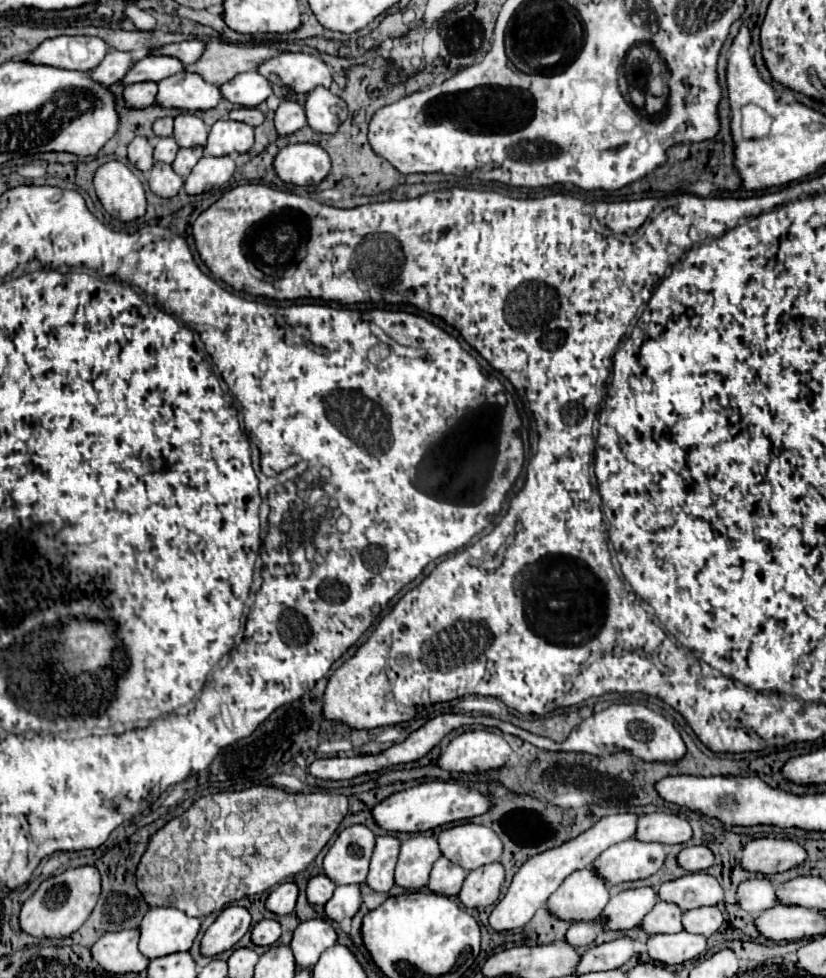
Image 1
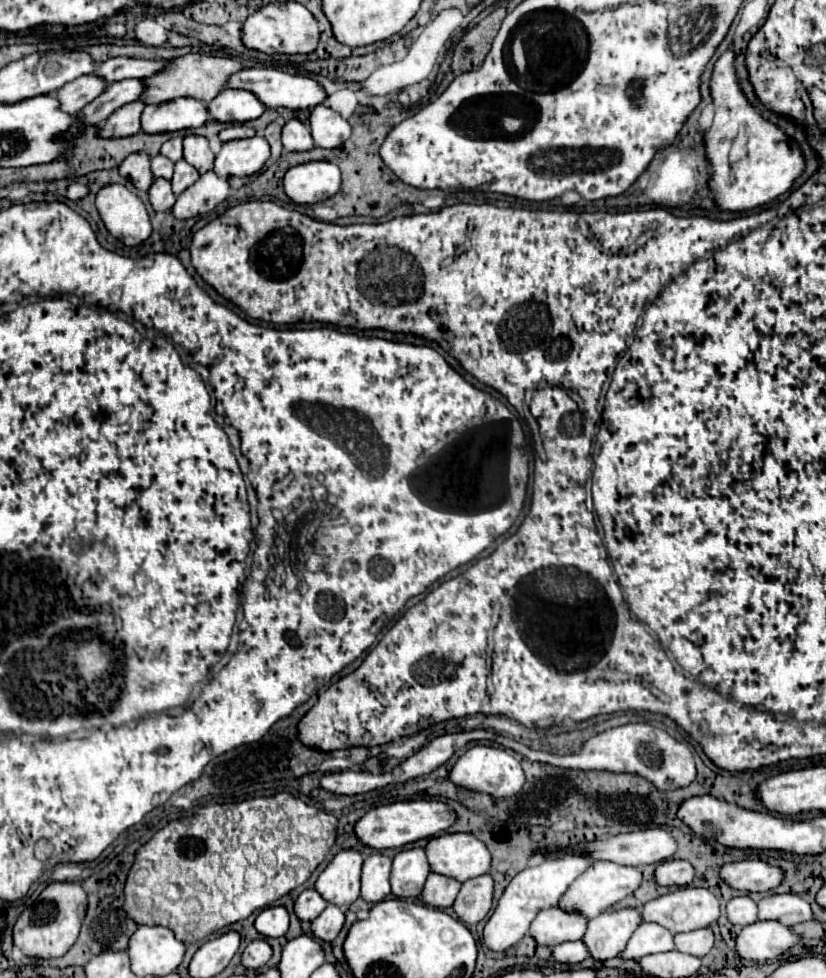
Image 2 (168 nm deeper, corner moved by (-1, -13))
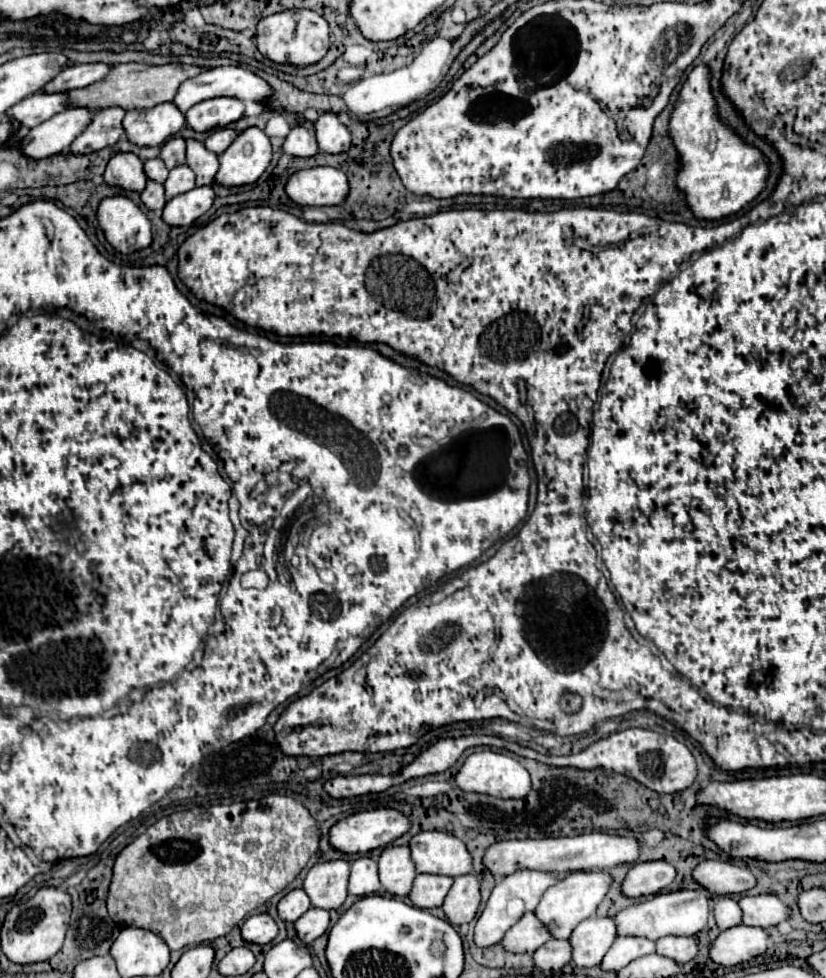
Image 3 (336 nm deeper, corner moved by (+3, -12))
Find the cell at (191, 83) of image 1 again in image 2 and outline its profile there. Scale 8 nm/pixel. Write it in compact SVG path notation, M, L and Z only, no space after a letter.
M175 98L161 104L149 104L143 110L141 130L175 132L183 128L197 128L209 120L209 108L197 98Z

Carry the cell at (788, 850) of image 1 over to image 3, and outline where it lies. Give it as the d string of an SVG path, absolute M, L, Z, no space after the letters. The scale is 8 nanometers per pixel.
M713 859L701 861L693 869L691 877L713 895L745 893L755 887L755 877L747 867L737 867L733 863Z

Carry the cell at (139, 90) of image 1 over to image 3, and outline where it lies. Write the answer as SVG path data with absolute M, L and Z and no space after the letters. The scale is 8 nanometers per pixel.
M115 107L95 111L93 117L91 117L91 123L69 145L67 153L87 155L87 153L101 151L105 147L115 145L121 139L121 135L123 135L123 127L121 127L123 115L125 115L125 111L123 109L115 109Z

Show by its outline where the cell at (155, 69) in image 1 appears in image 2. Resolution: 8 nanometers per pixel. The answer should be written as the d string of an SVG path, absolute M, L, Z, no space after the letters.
M129 78L123 82L111 82L107 86L107 90L99 98L95 98L95 102L91 102L91 106L83 108L79 122L83 122L83 126L101 124L123 104L139 100L145 94L145 90L147 90L147 82L143 78Z

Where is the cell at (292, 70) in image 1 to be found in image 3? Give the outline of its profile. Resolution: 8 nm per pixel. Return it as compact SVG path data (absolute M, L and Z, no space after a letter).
M217 67L217 69L209 69L209 71L201 71L197 77L191 77L187 81L183 81L173 97L173 103L177 105L177 109L181 113L185 113L187 109L191 109L193 105L205 101L205 99L215 99L215 97L237 97L241 101L253 101L253 103L263 103L267 97L271 95L271 87L257 77L251 71L245 71L241 67Z

